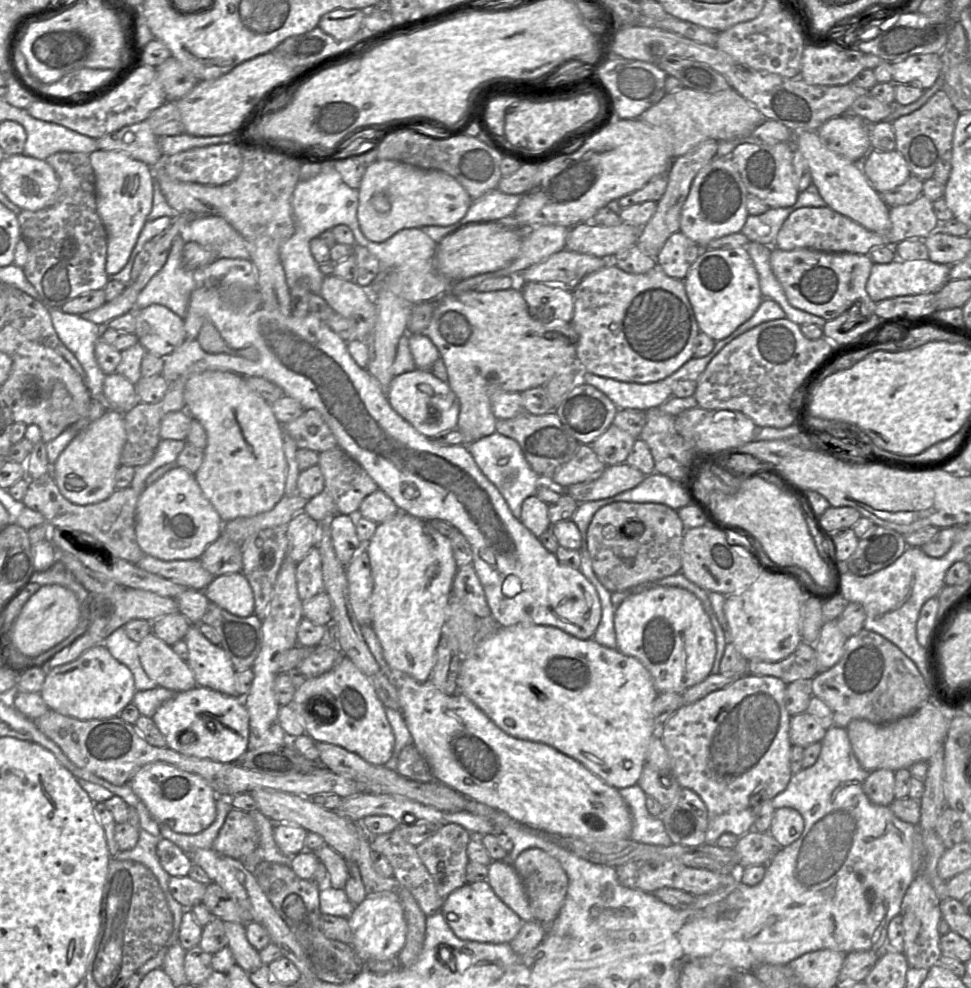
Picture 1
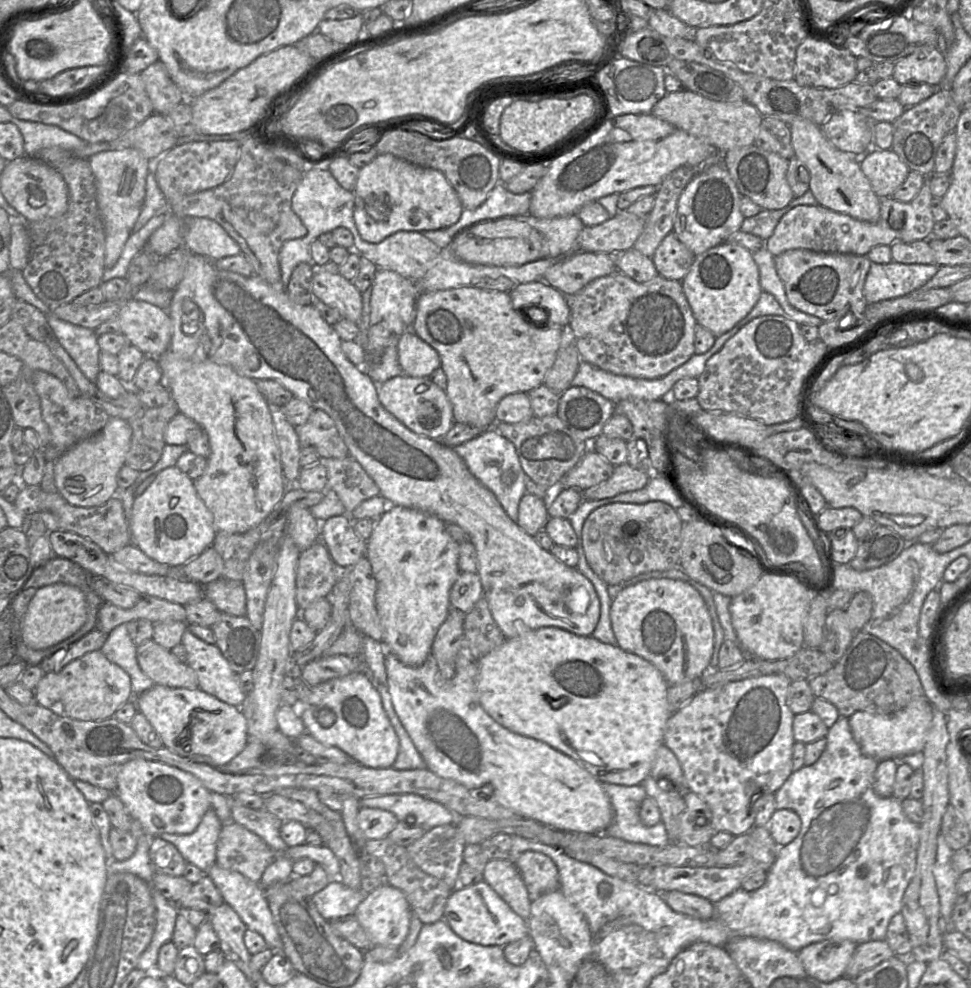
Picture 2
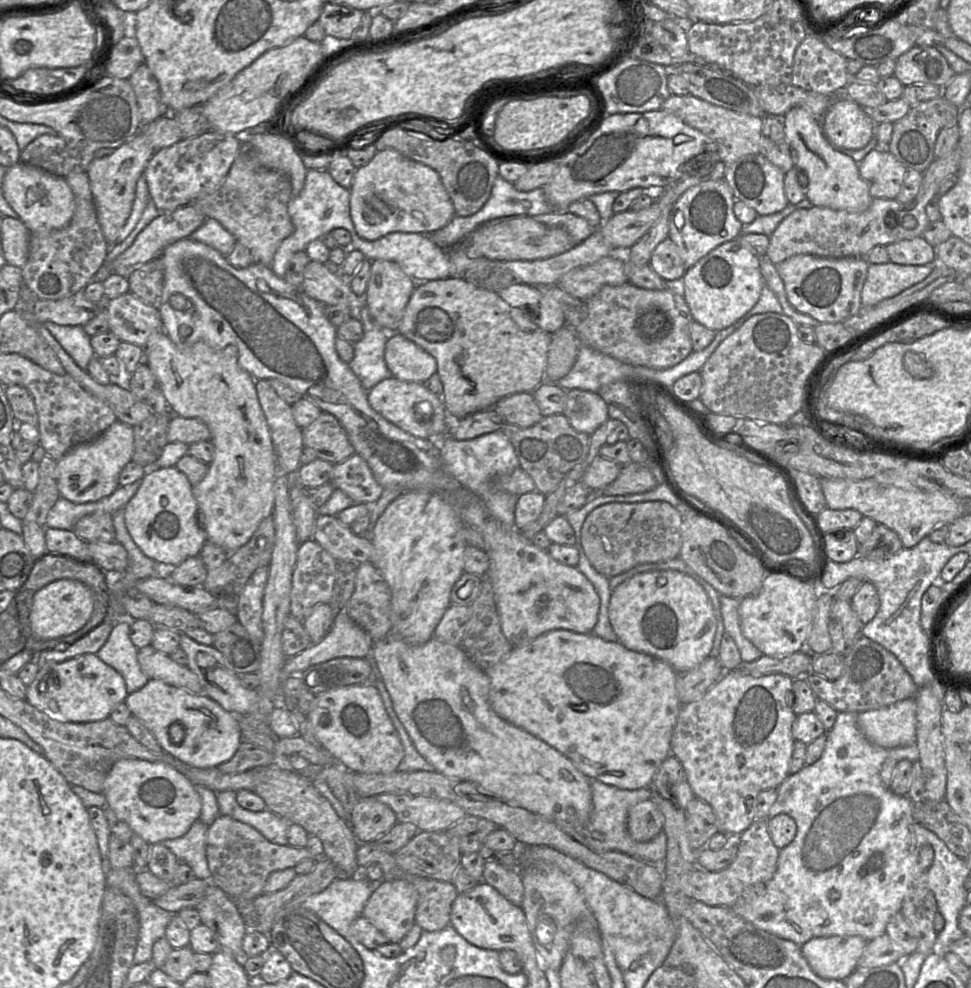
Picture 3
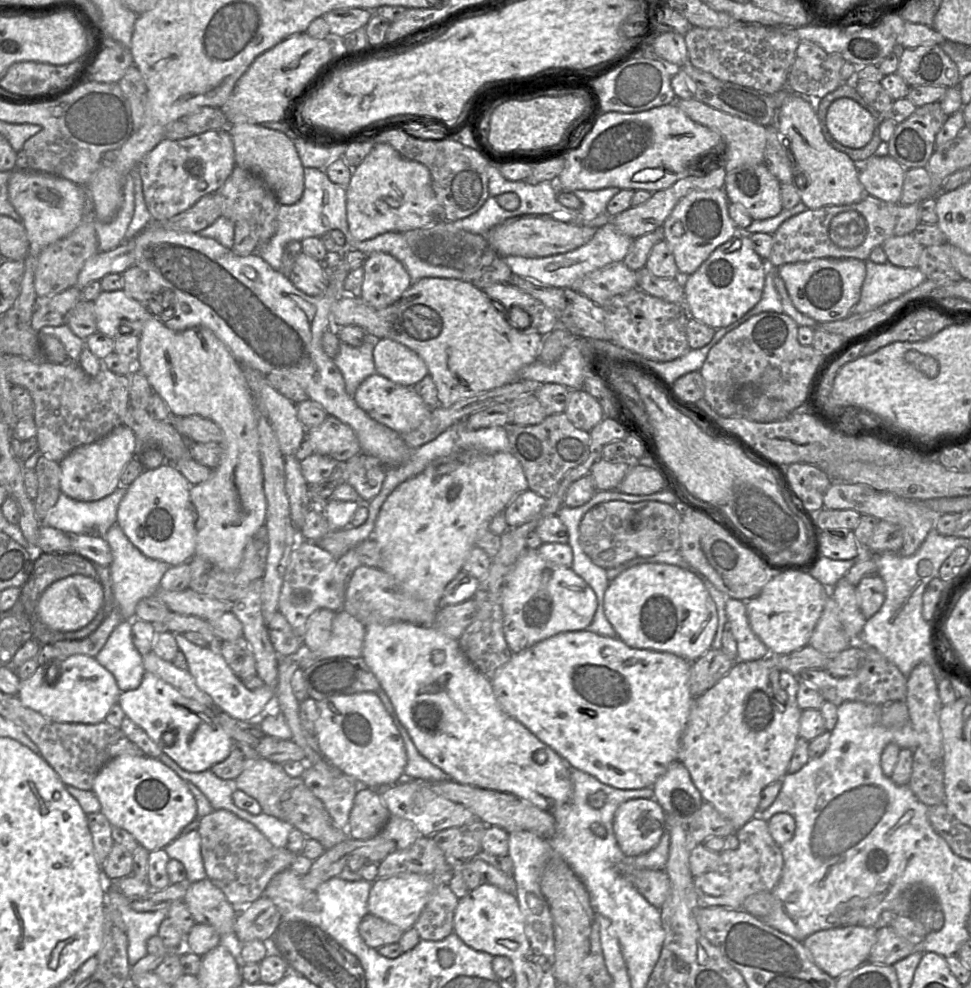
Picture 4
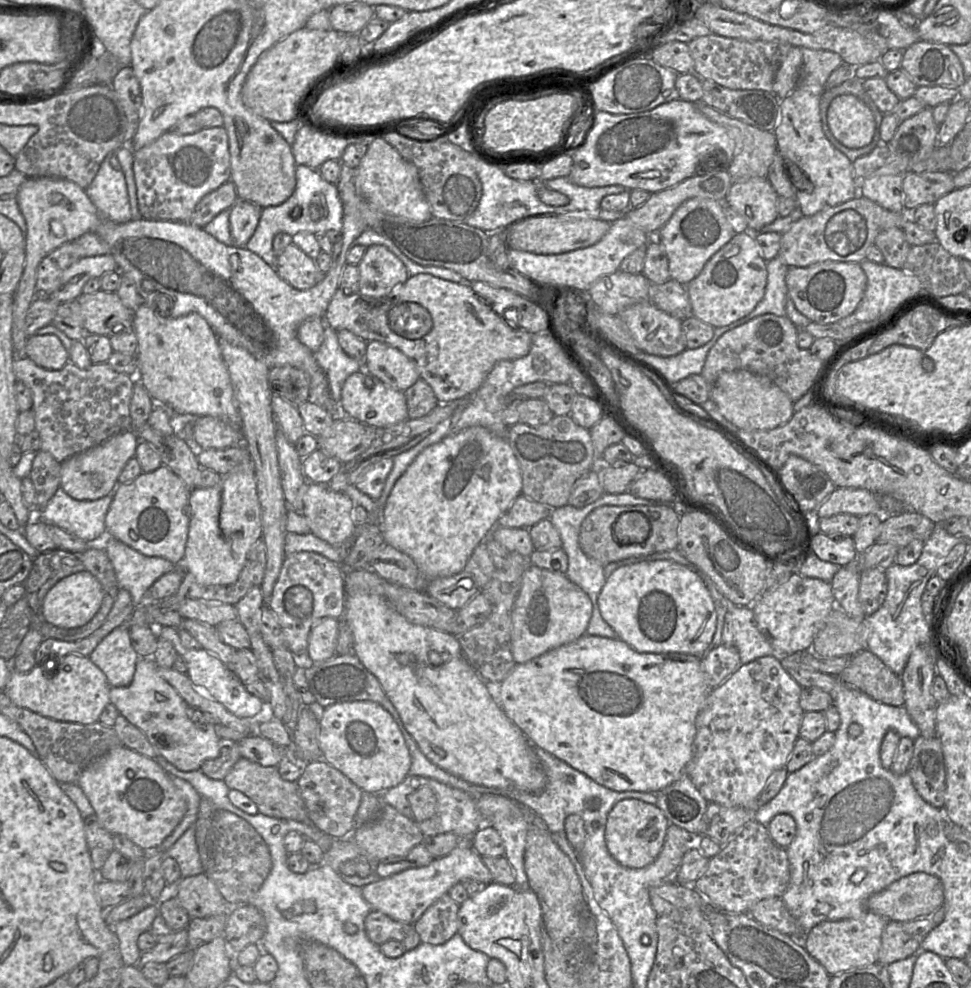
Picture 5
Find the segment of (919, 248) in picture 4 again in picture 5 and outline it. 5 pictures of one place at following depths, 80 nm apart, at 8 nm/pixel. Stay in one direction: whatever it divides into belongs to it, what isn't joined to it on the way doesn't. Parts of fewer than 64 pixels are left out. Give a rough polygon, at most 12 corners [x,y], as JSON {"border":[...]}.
{"border":[[901,228],[879,233],[874,245],[888,266],[902,269],[911,248]]}

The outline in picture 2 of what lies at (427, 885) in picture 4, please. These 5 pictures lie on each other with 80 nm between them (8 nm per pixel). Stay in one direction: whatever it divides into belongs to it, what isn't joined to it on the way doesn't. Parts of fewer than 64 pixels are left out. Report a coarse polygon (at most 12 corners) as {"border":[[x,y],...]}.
{"border":[[387,883],[353,916],[374,946],[399,947],[411,907]]}

